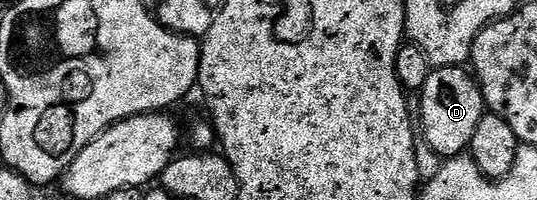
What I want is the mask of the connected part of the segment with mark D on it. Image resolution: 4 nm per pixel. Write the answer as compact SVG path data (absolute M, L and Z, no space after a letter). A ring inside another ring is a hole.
M440 66L431 69L428 80L420 91L420 97L420 134L435 155L448 159L469 151L470 141L484 113L482 90L478 87L473 73L462 66Z

